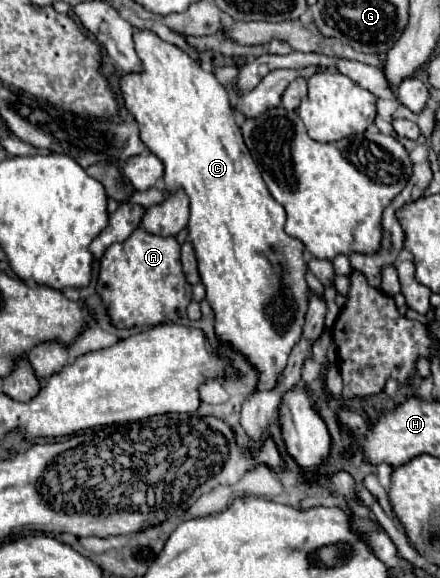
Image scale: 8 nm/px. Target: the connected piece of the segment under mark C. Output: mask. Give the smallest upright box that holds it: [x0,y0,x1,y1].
[121,30,309,392]

